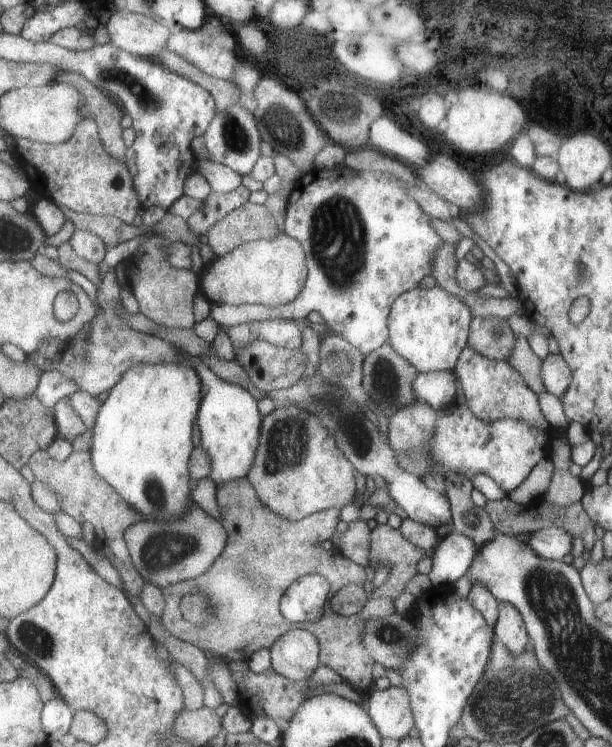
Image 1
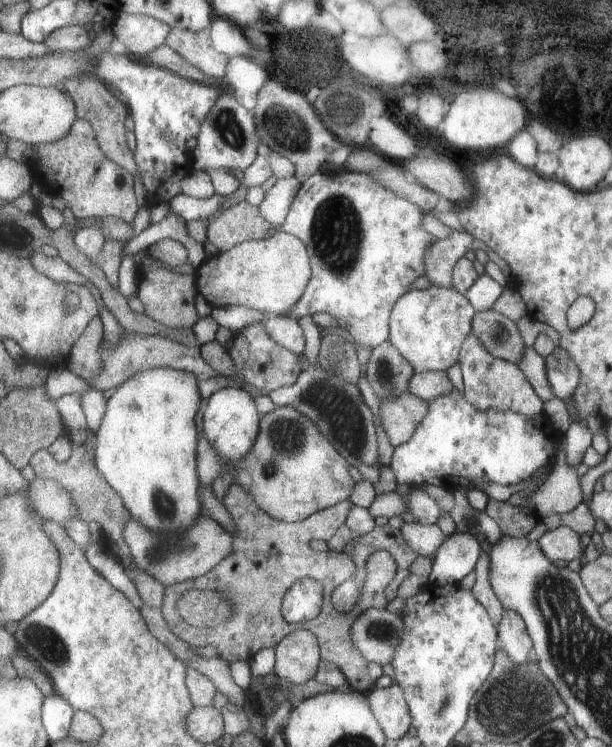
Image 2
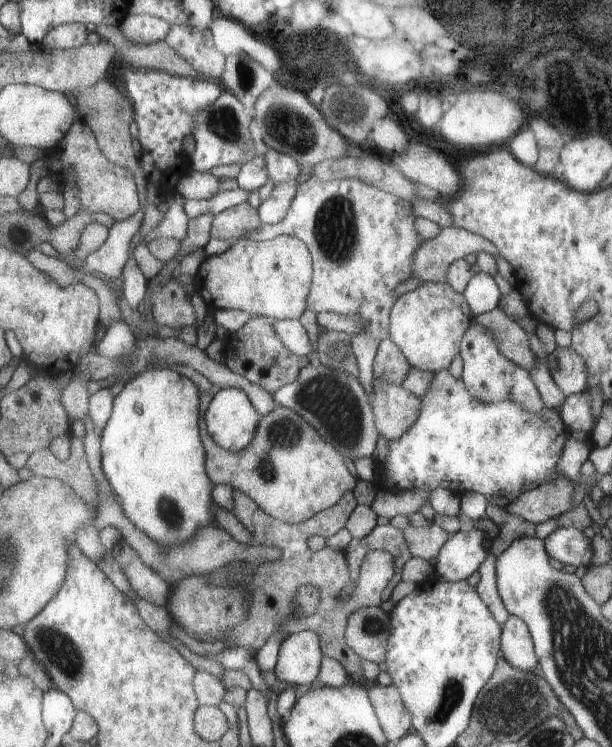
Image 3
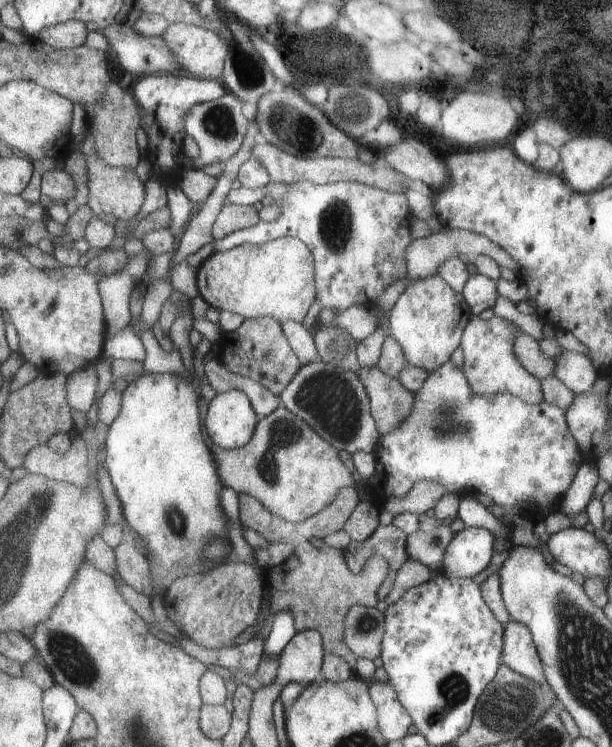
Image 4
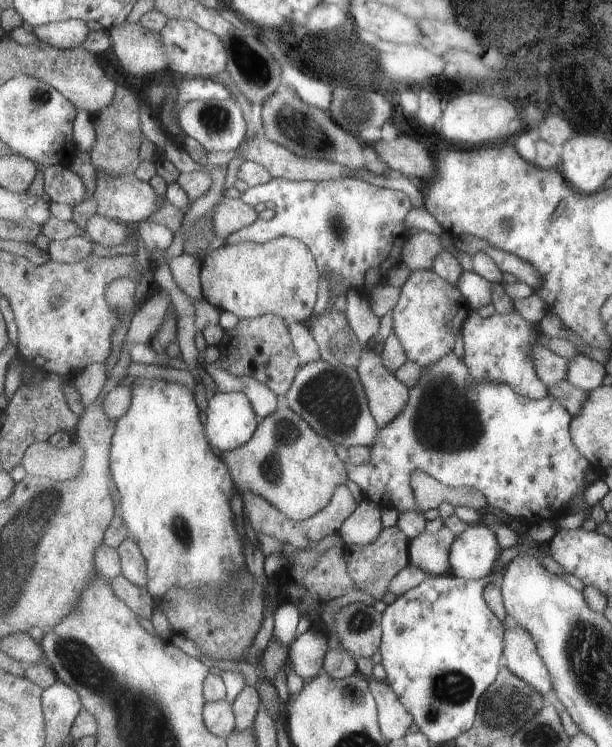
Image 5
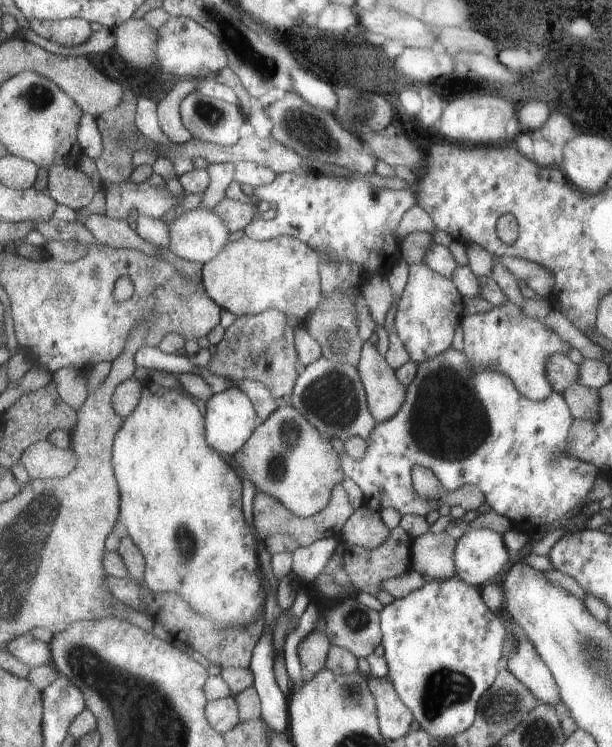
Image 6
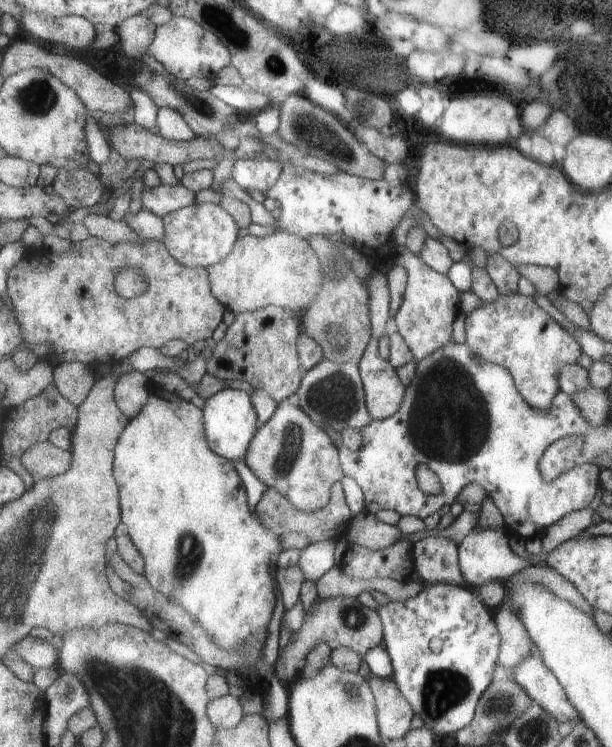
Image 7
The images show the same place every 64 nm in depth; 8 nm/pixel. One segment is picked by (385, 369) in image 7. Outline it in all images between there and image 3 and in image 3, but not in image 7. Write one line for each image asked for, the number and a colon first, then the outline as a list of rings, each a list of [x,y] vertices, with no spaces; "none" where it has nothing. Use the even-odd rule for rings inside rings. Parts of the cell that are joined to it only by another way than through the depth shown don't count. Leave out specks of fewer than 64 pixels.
3: [[[375,378],[373,408],[377,428],[389,442],[399,442],[409,430],[415,428],[423,416],[423,398],[405,386],[393,386]]]
4: [[[379,366],[359,372],[373,402],[373,416],[383,436],[399,430],[415,412],[417,394],[411,392],[401,380],[387,376]]]
5: [[[369,346],[363,352],[357,372],[361,374],[361,380],[367,388],[365,394],[371,400],[371,410],[377,420],[375,424],[379,428],[391,426],[391,422],[395,422],[411,402],[411,388],[401,378],[397,378],[385,366],[383,356]]]
6: [[[369,340],[365,344],[363,358],[357,368],[363,376],[363,384],[367,388],[365,394],[369,396],[369,406],[377,424],[393,420],[403,410],[403,404],[409,398],[409,388],[399,380],[397,370],[391,368],[387,358],[379,352],[377,340]]]

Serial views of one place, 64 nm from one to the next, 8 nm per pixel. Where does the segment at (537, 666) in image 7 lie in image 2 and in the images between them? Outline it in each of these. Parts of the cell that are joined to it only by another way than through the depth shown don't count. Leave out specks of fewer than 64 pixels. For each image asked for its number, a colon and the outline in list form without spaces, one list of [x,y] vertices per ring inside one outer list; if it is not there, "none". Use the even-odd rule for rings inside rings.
2: [[[505,610],[505,618],[499,624],[499,638],[501,638],[501,648],[507,650],[507,654],[517,664],[537,662],[535,640],[529,634],[529,626],[523,614],[519,614],[517,610]]]
3: [[[511,614],[509,622],[503,626],[503,658],[507,658],[519,670],[533,674],[541,672],[541,660],[531,628],[523,618],[515,614]]]
4: [[[511,620],[505,632],[505,652],[503,662],[533,682],[549,682],[545,674],[545,664],[535,644],[535,636],[531,628],[519,620]]]
5: [[[509,628],[507,630],[507,648],[505,648],[505,664],[519,674],[523,680],[531,682],[537,690],[547,694],[555,690],[553,676],[539,652],[539,646],[529,630],[525,628]]]
6: [[[529,636],[519,638],[515,658],[505,660],[505,662],[507,662],[507,668],[513,670],[513,674],[523,684],[527,684],[529,690],[541,698],[543,704],[551,704],[557,708],[559,708],[559,704],[565,704],[555,674],[551,672],[551,668],[547,666],[547,662],[539,654],[535,642]]]

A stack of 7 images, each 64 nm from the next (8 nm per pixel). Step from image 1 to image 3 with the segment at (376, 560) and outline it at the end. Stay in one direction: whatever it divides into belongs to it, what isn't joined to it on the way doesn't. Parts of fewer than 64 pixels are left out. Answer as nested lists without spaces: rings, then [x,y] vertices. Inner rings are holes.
[[[389,524],[389,526],[377,526],[369,536],[365,538],[355,538],[349,548],[345,550],[349,562],[351,562],[351,572],[353,572],[353,580],[359,580],[359,574],[361,574],[361,566],[363,566],[363,560],[365,556],[369,554],[369,550],[387,550],[395,556],[395,562],[397,562],[397,574],[395,578],[391,580],[391,584],[387,586],[385,594],[383,594],[383,600],[385,602],[391,602],[391,594],[395,590],[395,586],[405,580],[405,568],[409,564],[409,560],[415,558],[415,554],[411,552],[409,548],[409,542],[407,542],[407,536],[401,528]]]

